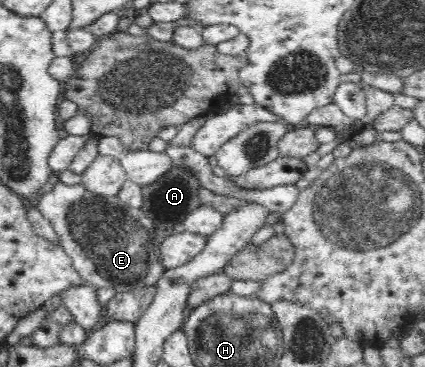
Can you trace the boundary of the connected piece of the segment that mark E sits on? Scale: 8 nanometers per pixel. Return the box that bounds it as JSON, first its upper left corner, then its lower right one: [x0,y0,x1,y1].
[36,178,164,293]

